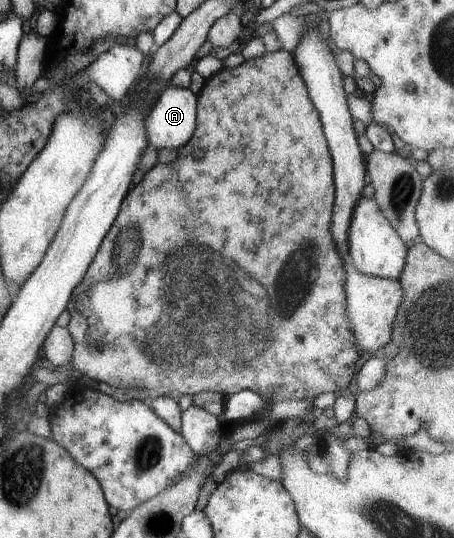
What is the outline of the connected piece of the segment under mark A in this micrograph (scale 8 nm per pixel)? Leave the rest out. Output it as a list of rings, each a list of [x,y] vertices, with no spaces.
[[[168,84],[146,119],[146,141],[152,148],[178,150],[190,137],[196,123],[197,96],[190,89]]]

